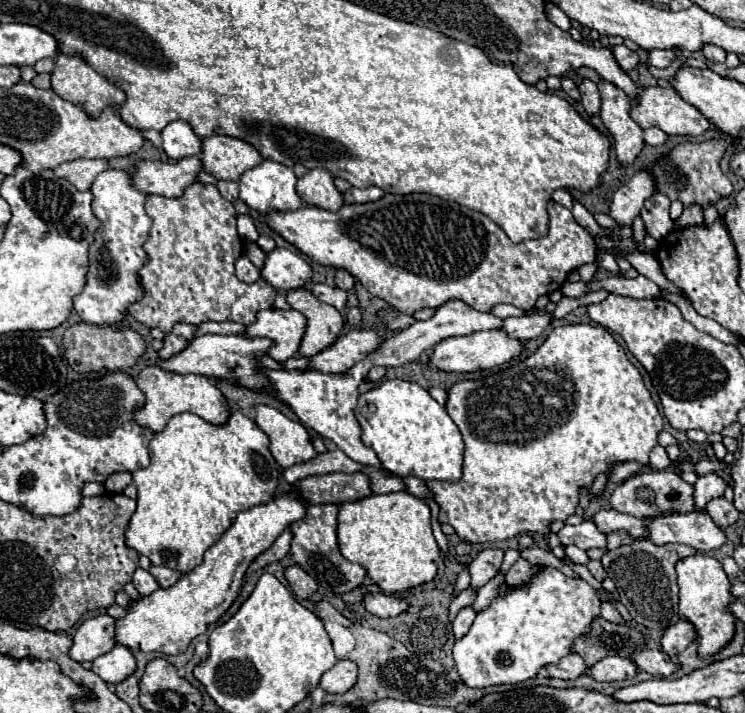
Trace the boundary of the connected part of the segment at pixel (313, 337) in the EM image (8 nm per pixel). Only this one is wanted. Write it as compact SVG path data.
M306 288L288 290L286 302L290 304L292 310L300 312L306 318L306 332L298 350L300 356L310 358L328 348L338 338L344 326L344 318L334 306L320 302Z

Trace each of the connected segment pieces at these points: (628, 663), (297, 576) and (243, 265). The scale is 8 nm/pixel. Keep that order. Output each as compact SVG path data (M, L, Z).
M606 656L606 660L600 660L590 668L590 676L596 682L616 682L616 680L630 680L638 672L636 664L630 658L620 656Z
M300 566L286 568L286 580L288 580L290 588L294 590L294 594L302 600L310 600L310 596L316 594L316 590L318 590L316 582Z
M242 256L236 260L236 276L242 282L256 282L260 278L260 270L246 256Z

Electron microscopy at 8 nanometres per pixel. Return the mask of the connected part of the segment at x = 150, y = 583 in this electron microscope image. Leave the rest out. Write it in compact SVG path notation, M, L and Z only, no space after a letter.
M138 568L136 572L134 572L134 586L136 586L136 590L142 594L142 596L148 596L150 592L154 592L154 590L158 590L160 586L158 586L158 582L154 580L154 576L148 572L148 570L142 570L142 568Z

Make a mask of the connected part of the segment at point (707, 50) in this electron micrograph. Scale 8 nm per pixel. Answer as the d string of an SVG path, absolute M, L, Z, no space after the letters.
M706 44L706 46L702 48L702 54L706 56L708 62L714 62L714 64L726 60L726 52L724 52L722 48L718 48L718 46L710 46L710 44Z

